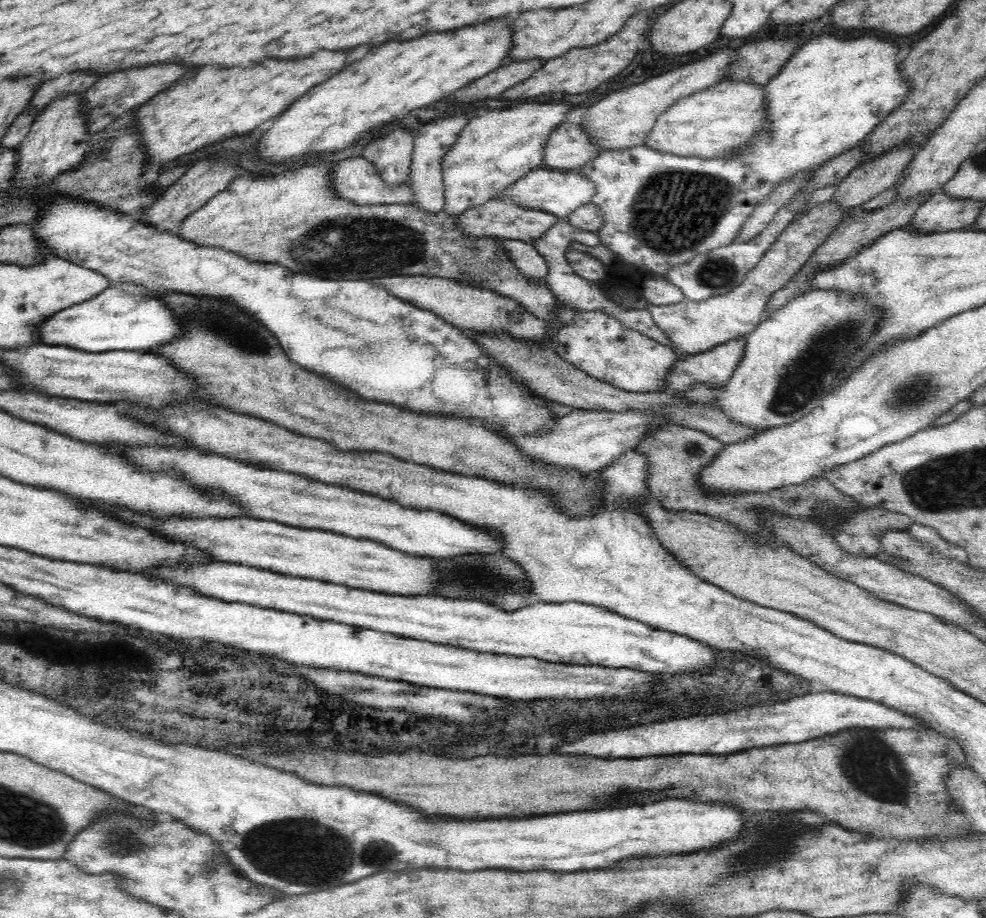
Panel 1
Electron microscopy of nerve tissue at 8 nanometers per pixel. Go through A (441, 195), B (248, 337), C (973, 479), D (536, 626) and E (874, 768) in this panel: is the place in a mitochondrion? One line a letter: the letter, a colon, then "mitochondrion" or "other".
A: other
B: mitochondrion
C: mitochondrion
D: other
E: mitochondrion

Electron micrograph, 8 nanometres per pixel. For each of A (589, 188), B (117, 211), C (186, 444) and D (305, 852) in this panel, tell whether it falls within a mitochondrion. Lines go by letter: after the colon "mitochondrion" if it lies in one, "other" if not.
A: other
B: other
C: other
D: mitochondrion

